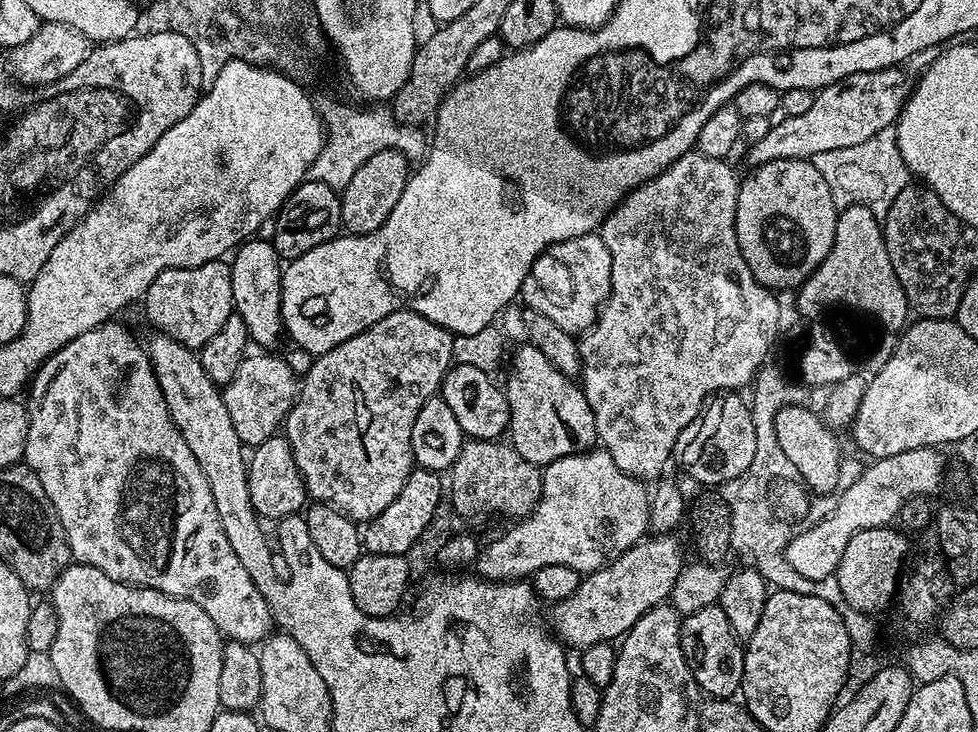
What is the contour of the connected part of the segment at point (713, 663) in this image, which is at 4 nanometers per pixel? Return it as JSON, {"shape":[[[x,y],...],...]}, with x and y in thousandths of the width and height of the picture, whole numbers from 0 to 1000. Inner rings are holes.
{"shape":[[[735,824],[718,828],[718,833],[704,836],[696,846],[695,881],[711,939],[724,945],[720,948],[728,954],[748,954],[757,945],[757,933],[761,929],[762,881],[746,861],[746,848]]]}

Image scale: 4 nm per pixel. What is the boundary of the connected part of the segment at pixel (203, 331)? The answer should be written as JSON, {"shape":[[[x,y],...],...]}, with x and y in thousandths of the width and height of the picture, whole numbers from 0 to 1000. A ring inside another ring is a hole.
{"shape":[[[228,354],[216,355],[197,366],[171,366],[153,385],[147,398],[145,417],[161,455],[173,459],[186,473],[202,478],[239,429],[237,413],[237,367]]]}

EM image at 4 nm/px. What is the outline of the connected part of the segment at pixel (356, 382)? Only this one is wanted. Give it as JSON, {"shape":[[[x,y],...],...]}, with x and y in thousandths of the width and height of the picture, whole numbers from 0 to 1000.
{"shape":[[[410,423],[395,429],[395,434],[382,440],[382,445],[362,456],[362,462],[354,462],[354,467],[333,478],[318,493],[320,497],[316,500],[315,510],[309,514],[309,523],[305,530],[303,549],[294,563],[294,571],[288,581],[288,590],[289,594],[294,597],[301,620],[301,631],[311,654],[314,676],[320,684],[339,690],[346,698],[355,704],[360,712],[375,713],[387,708],[387,702],[391,702],[391,697],[395,697],[395,691],[399,691],[399,686],[403,686],[403,680],[407,680],[407,675],[411,675],[411,664],[415,664],[415,653],[421,646],[423,638],[421,626],[423,571],[427,571],[427,560],[431,560],[435,549],[441,541],[449,537],[450,525],[454,520],[454,512],[457,511],[458,504],[464,496],[462,489],[463,463],[463,455],[457,454],[452,445],[442,440],[440,434],[436,434],[426,426]]]}

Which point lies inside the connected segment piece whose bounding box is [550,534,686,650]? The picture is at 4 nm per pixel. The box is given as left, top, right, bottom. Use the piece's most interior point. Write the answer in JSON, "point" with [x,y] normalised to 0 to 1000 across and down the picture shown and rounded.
{"point":[621,824]}

